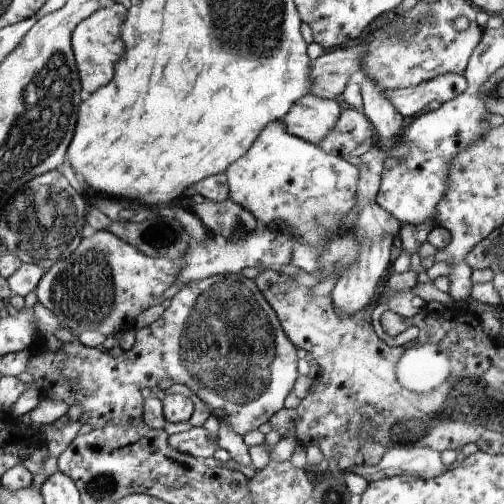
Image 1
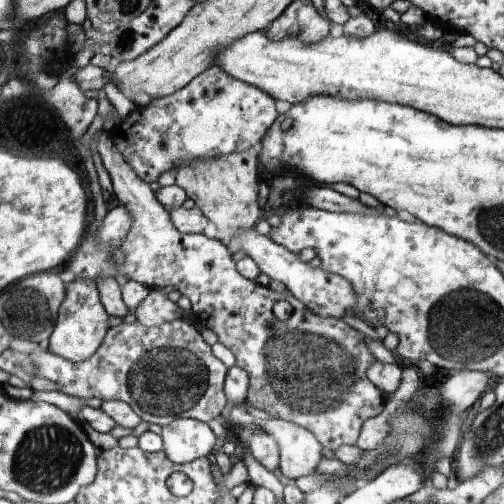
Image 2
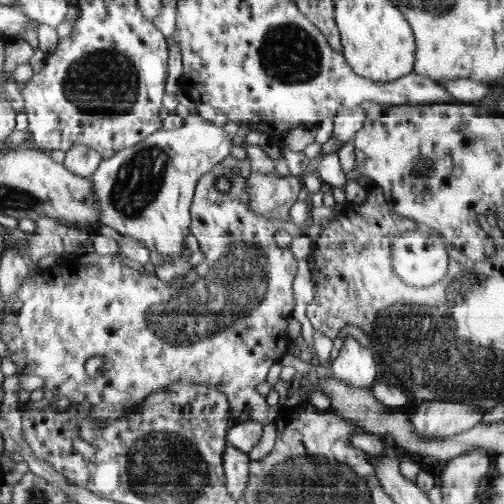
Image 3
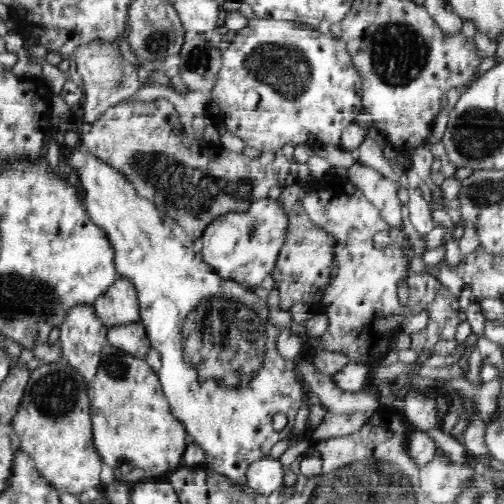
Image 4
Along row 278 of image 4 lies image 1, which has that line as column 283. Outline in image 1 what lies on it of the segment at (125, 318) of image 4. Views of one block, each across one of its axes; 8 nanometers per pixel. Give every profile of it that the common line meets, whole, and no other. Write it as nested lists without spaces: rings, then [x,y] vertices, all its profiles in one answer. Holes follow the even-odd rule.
[[[307,94],[291,106],[289,114],[281,120],[287,126],[291,136],[297,136],[309,144],[323,142],[327,134],[337,126],[341,110],[335,100],[323,100],[313,94]]]

